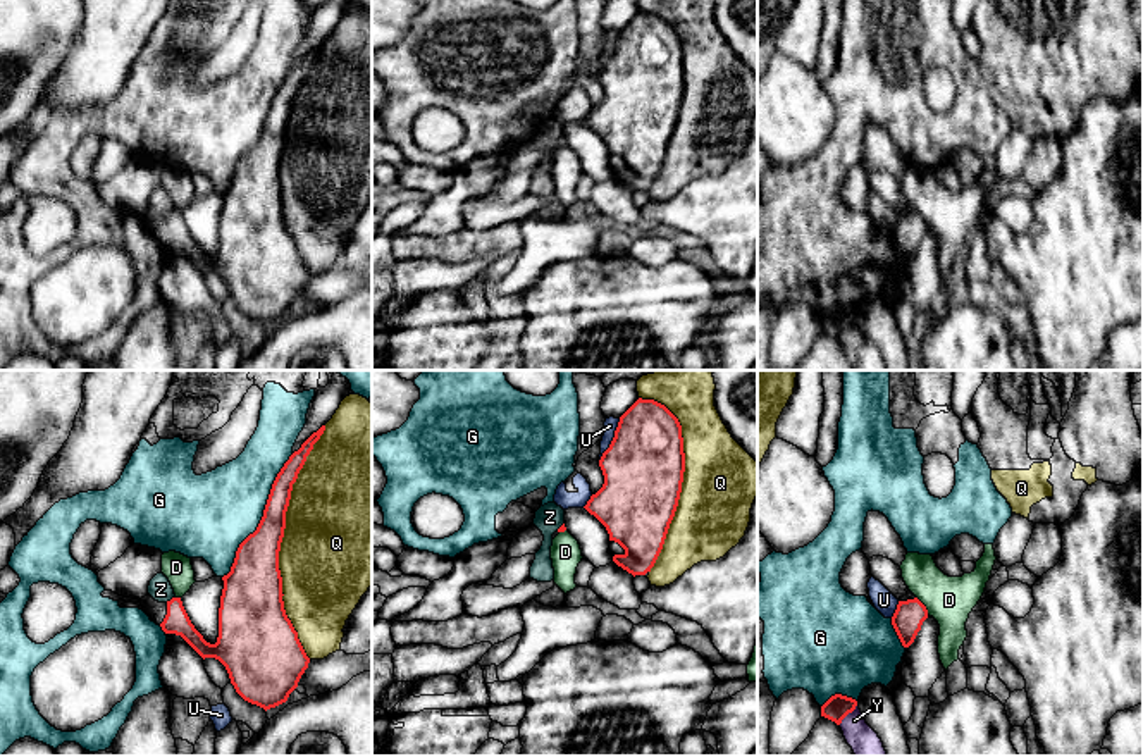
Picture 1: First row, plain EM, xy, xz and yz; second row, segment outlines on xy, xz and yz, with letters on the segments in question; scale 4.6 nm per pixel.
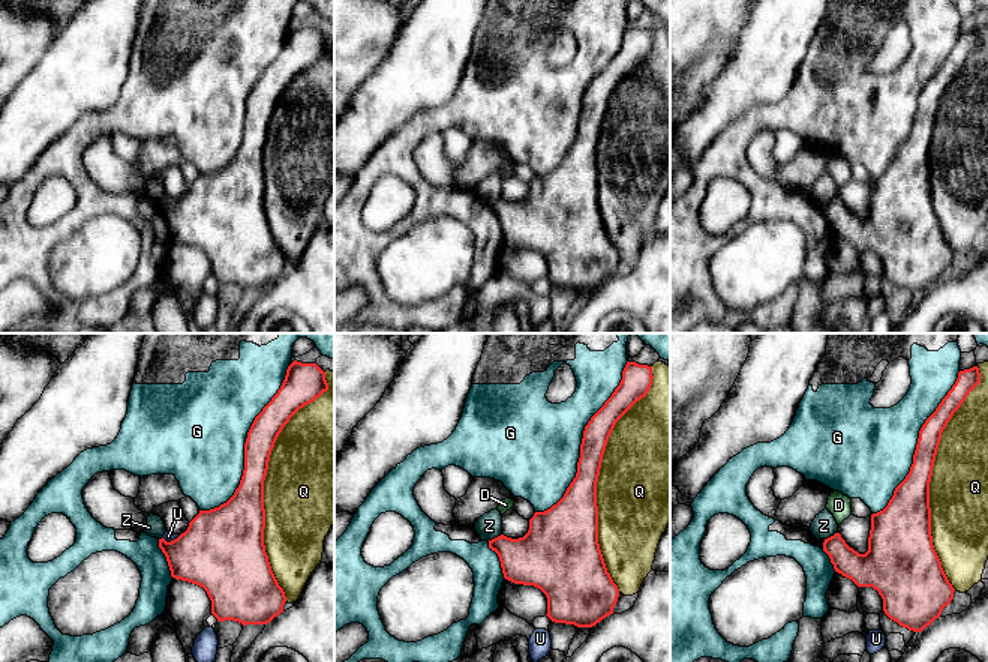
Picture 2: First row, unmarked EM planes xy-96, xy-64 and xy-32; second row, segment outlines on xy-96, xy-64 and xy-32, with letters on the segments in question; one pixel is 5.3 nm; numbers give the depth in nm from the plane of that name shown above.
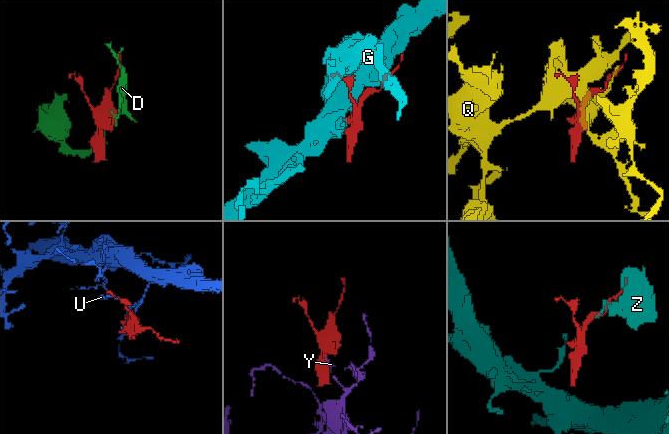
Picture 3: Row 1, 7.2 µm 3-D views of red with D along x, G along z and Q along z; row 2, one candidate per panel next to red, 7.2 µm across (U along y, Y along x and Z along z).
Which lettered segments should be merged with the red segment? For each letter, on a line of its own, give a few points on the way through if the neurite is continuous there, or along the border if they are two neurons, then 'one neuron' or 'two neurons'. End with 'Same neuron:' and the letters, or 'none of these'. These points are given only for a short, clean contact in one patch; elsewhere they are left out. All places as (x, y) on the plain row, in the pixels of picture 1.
D: along yz (916, 210), (928, 228) | two neurons
G: two neurons
Q: two neurons
U: two neurons
Y: two neurons
Z: along xy (174, 210), (166, 216) | two neurons
Same neuron: none of these

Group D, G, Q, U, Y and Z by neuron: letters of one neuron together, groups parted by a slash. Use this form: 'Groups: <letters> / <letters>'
Groups: D / G / Q / U / Y / Z

